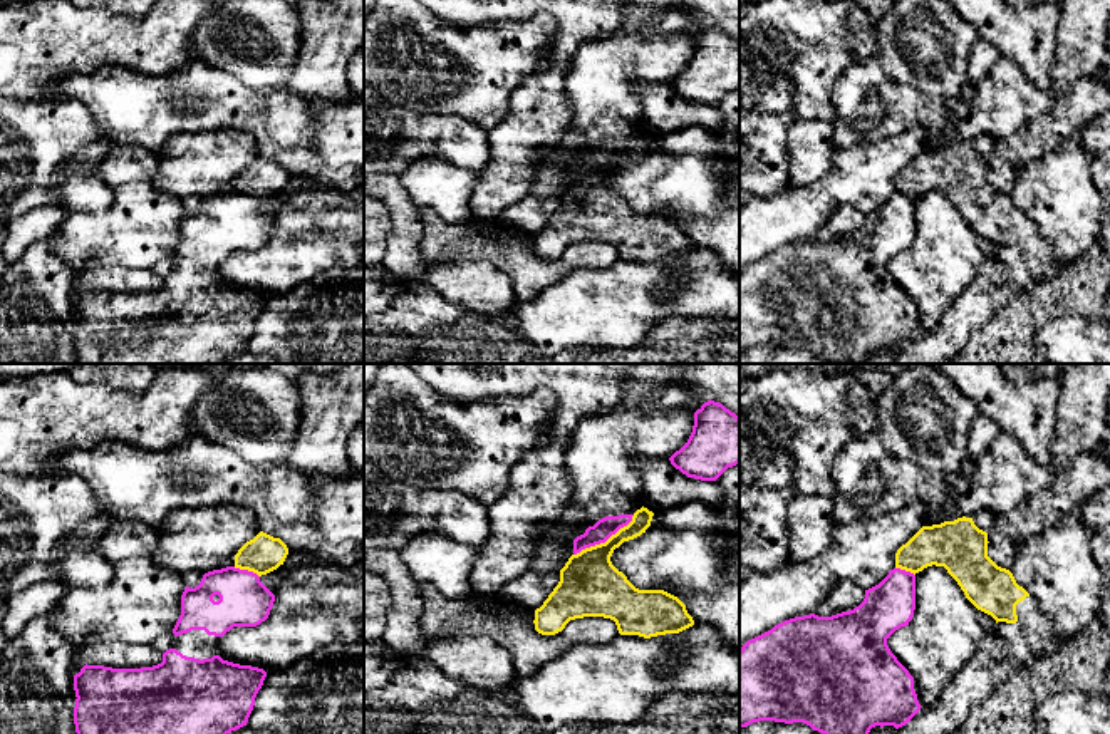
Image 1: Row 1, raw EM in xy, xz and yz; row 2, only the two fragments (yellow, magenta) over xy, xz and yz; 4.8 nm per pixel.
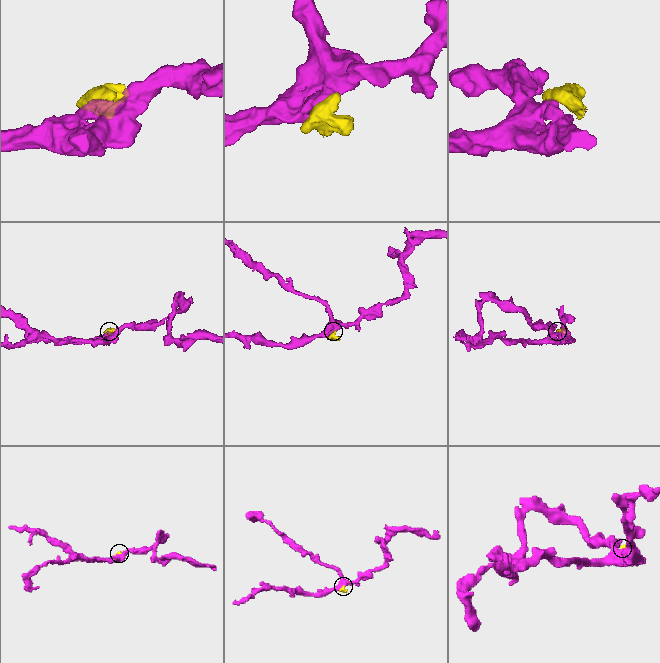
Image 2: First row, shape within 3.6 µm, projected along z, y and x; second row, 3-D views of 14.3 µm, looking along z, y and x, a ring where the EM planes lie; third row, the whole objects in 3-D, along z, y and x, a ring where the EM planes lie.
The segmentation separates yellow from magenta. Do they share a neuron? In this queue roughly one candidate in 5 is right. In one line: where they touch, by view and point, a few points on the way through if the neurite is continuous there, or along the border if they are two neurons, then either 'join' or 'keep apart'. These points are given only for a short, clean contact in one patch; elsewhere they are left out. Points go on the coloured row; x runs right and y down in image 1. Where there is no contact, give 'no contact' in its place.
contact xz (606, 542); border xz (634, 515), (604, 542), (586, 547), (574, 555); keep apart

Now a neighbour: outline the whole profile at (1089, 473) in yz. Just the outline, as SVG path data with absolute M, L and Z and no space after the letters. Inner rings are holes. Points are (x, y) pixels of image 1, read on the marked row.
M1087 451L1038 494L1018 508L996 514L988 533L988 556L1001 568L1011 570L1016 550L1031 536L1056 526L1075 506L1110 486L1110 463Z

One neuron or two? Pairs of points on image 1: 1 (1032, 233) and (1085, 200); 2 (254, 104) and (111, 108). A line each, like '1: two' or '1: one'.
1: two
2: one

